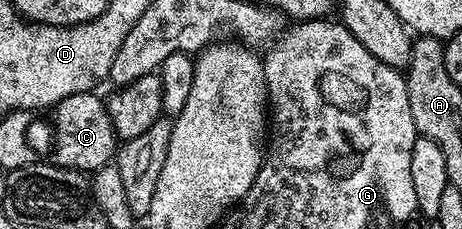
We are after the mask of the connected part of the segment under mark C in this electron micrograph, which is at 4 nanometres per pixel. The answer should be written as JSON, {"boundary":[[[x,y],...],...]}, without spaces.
{"boundary":[[[95,91],[70,94],[55,105],[56,145],[52,148],[51,159],[59,168],[89,174],[113,163],[118,152],[118,137],[112,129],[105,101],[96,95]]]}

